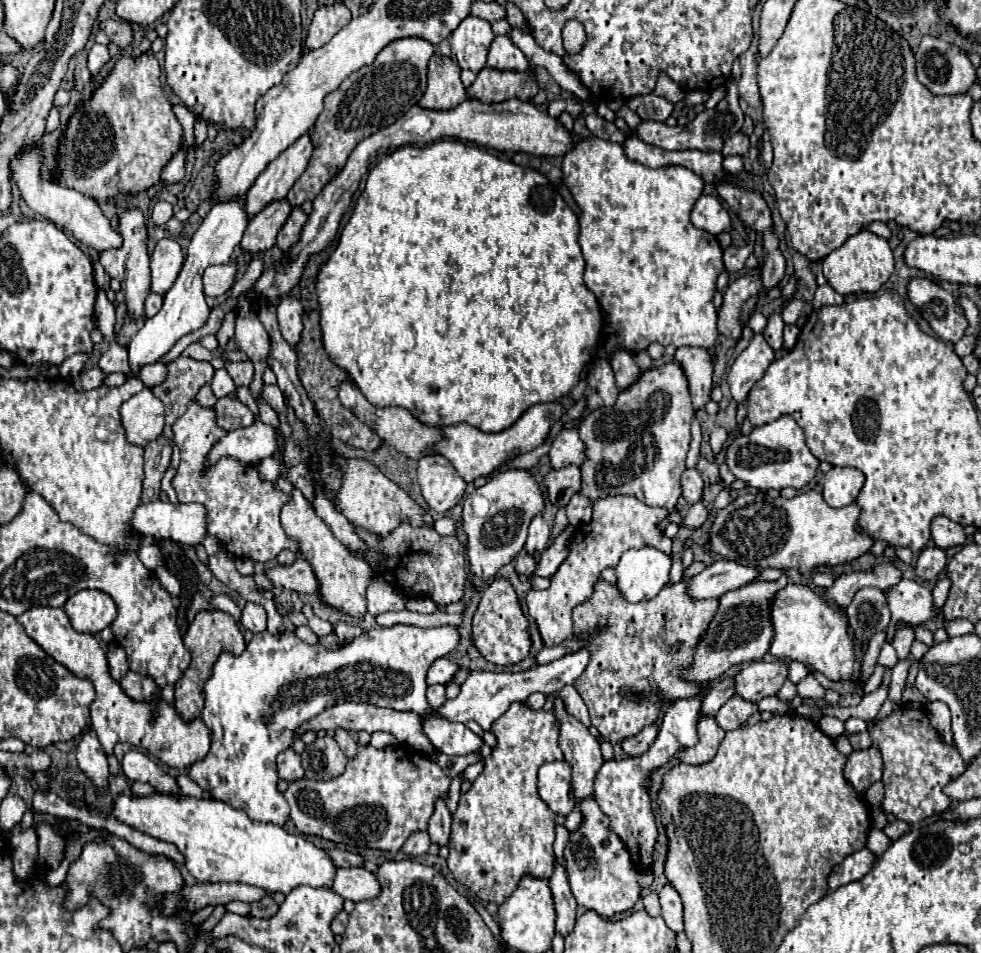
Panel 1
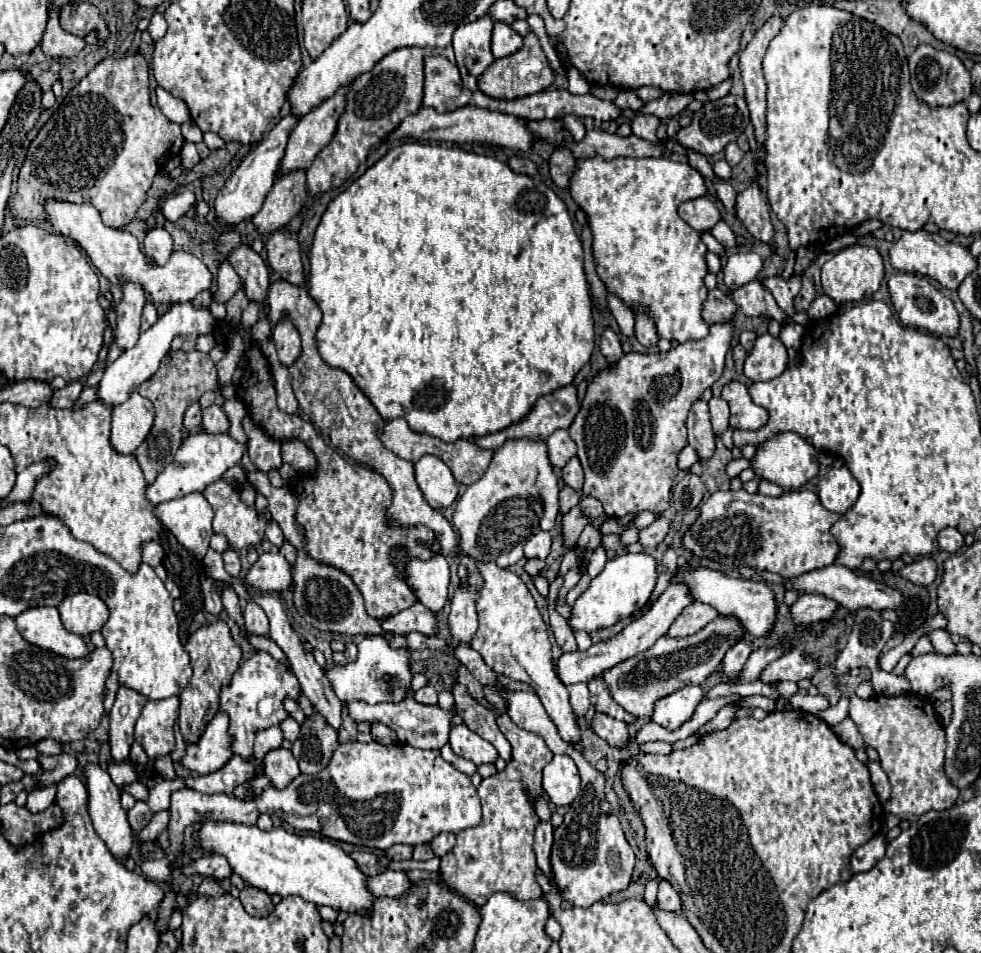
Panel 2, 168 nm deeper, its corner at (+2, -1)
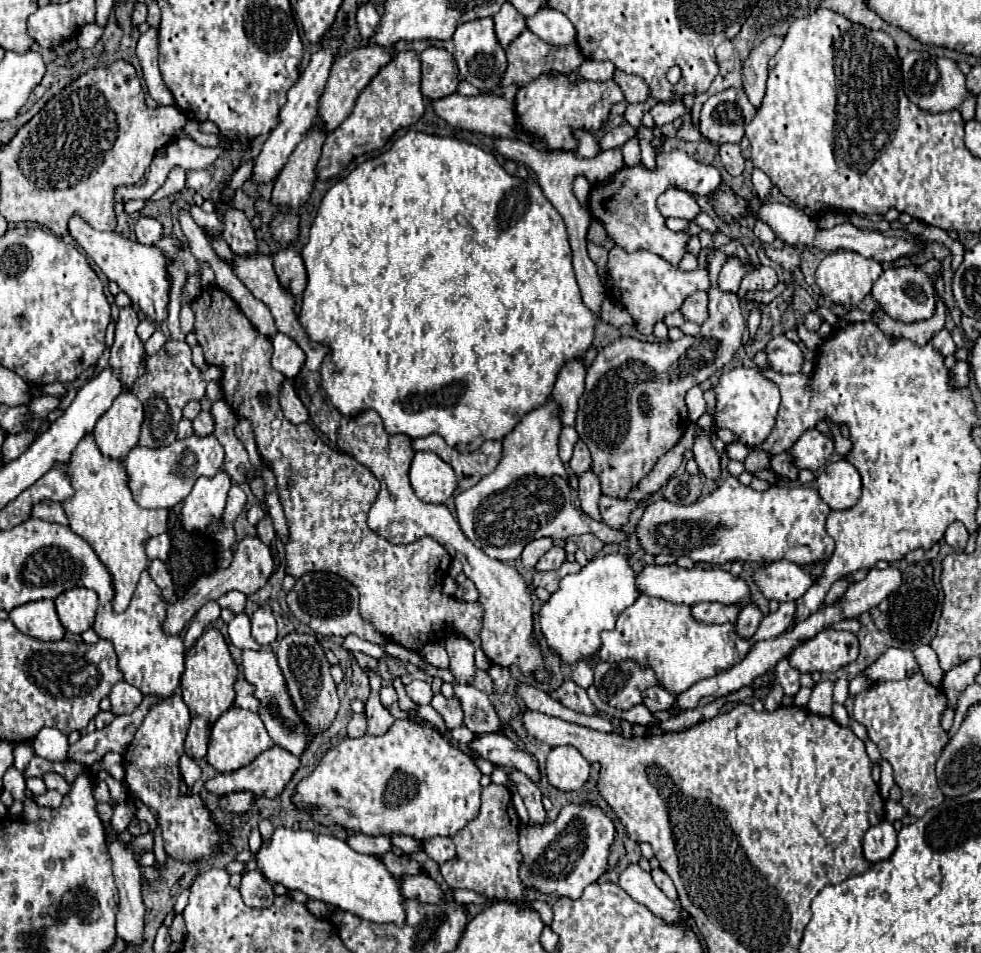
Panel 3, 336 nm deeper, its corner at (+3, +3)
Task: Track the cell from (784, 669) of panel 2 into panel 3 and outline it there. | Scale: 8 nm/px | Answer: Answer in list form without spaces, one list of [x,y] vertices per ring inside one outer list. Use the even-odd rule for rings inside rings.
[[[825,630],[813,640],[797,646],[789,656],[789,664],[799,672],[837,672],[853,662],[859,652],[859,642],[853,632]]]

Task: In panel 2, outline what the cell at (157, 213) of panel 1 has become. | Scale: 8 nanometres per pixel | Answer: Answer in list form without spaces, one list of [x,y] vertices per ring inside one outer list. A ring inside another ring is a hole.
[[[190,190],[178,192],[178,194],[174,194],[174,196],[170,196],[170,198],[166,200],[162,214],[164,214],[170,222],[176,222],[178,218],[182,218],[182,216],[194,206],[195,202],[196,196],[194,196],[194,192],[190,192]]]

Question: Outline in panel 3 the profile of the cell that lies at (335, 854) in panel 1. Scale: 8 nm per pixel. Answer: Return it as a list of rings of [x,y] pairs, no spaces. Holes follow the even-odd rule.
[[[393,852],[381,854],[379,860],[385,864],[385,868],[393,874],[393,876],[403,876],[403,874],[419,874],[423,870],[423,866],[415,860],[411,860],[409,856],[397,856]]]

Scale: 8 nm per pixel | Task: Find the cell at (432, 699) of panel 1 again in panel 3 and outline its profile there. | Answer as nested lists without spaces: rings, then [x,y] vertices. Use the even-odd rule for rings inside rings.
[[[413,680],[405,686],[405,692],[409,694],[409,698],[413,698],[417,704],[429,704],[433,698],[431,692],[431,684],[423,682],[423,680]]]

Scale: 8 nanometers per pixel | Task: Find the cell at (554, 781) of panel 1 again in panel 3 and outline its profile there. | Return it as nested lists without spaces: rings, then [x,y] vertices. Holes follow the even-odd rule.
[[[557,746],[547,756],[547,780],[561,792],[579,790],[589,778],[589,762],[573,746]]]

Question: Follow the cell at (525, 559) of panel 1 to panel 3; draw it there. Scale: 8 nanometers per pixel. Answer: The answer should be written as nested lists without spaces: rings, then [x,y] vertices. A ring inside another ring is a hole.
[[[553,546],[545,556],[541,556],[541,558],[539,558],[539,562],[537,562],[535,570],[537,570],[537,572],[555,570],[555,568],[559,568],[563,562],[565,562],[565,550],[563,550],[563,548]]]

